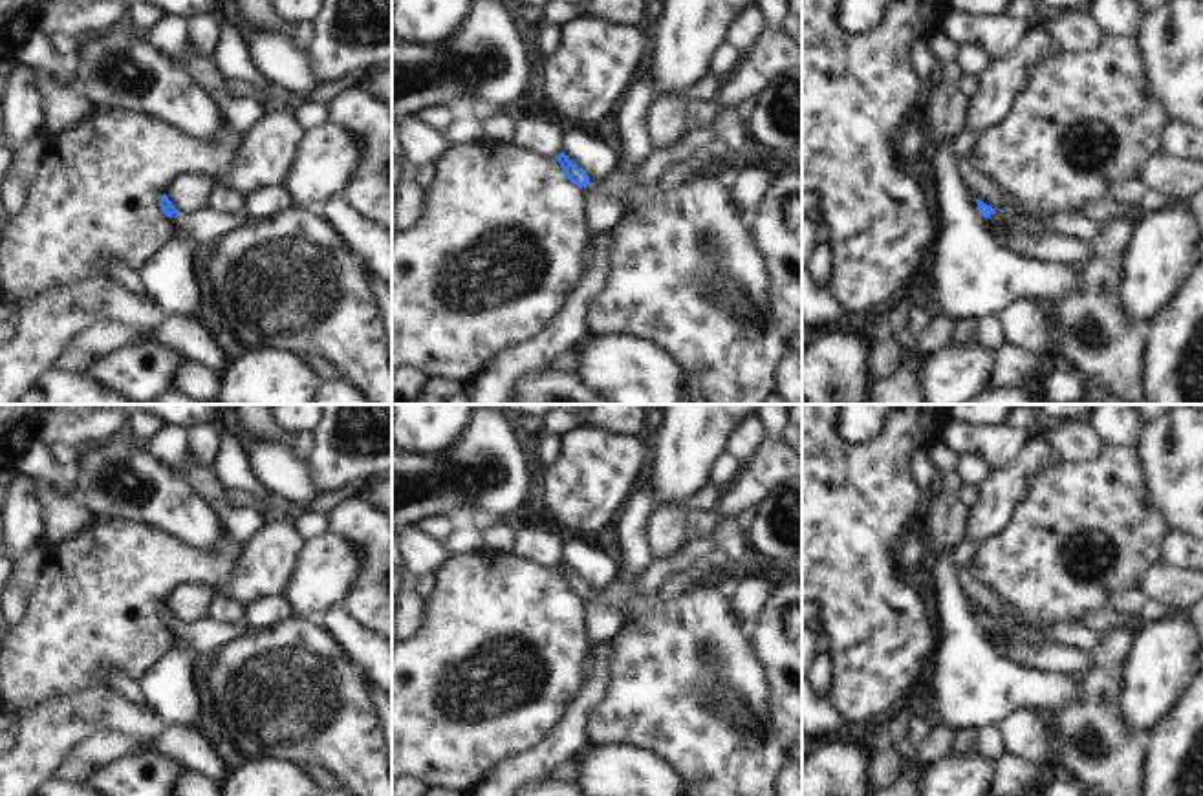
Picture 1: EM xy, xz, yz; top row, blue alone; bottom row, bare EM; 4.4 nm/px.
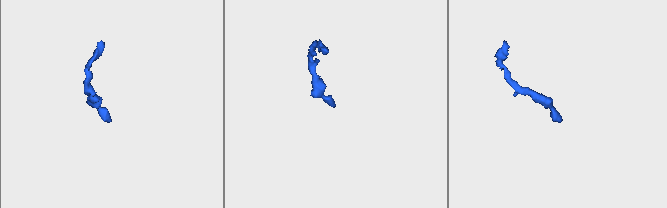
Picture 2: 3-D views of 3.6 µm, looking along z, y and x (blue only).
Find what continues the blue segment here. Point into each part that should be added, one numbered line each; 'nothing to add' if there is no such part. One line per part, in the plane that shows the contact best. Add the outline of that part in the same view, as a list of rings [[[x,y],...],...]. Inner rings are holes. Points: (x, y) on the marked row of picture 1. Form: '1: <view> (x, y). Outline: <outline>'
1: xy (204, 225). Outline: [[[203,207],[192,214],[172,214],[168,221],[178,234],[192,240],[194,245],[200,245],[212,242],[253,220],[244,212],[218,214],[209,207]]]

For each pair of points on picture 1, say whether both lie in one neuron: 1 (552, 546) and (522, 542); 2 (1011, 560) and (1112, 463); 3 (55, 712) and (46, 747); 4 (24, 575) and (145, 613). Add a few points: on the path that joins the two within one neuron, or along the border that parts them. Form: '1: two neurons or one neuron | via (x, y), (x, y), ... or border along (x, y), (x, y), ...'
1: one neuron | via (544, 546), (530, 544)
2: one neuron | via (1037, 535), (1042, 526), (1051, 524), (1086, 489)
3: one neuron | via (55, 721), (46, 738)
4: two neurons | border along (46, 555), (19, 619)

